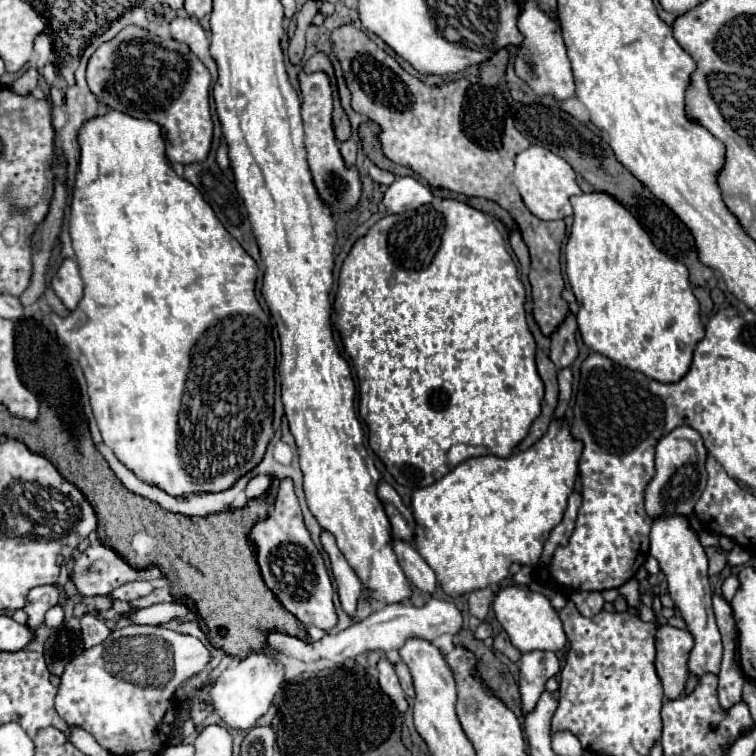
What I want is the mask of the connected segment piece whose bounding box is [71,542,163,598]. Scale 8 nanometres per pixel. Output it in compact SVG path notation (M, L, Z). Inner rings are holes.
M95 542L91 544L79 558L75 558L75 566L73 566L73 574L71 580L75 584L75 590L83 596L83 598L91 598L91 596L105 596L109 594L113 588L125 584L125 582L133 582L133 580L161 580L163 574L159 572L159 568L151 566L147 570L135 570L131 568L119 554L115 554L115 550Z

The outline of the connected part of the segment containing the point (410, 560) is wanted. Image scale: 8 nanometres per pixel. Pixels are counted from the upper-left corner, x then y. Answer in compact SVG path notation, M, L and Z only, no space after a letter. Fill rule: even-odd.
M393 540L393 550L397 554L397 560L407 576L407 580L417 586L423 592L433 592L437 586L435 572L429 568L429 564L421 558L421 554L415 550L411 542L405 540Z

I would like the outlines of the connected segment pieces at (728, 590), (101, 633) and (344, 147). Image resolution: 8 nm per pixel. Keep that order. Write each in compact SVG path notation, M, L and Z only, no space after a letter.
M729 576L729 578L723 582L723 598L729 602L729 600L735 596L737 588L739 588L739 578L737 578L737 576Z
M83 614L81 616L81 628L83 628L83 642L85 648L91 648L99 642L103 642L109 636L109 628L103 624L103 620L99 620L93 614Z
M355 140L341 142L341 154L343 154L345 162L351 166L355 162L355 156L357 156L357 142Z

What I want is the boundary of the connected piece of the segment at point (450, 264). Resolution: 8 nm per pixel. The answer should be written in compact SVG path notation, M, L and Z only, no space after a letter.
M437 198L433 206L421 206L419 210L409 210L405 214L391 214L379 220L367 236L359 238L351 248L347 260L343 262L339 274L339 290L333 302L335 329L341 334L345 352L349 354L359 382L359 414L369 428L369 446L377 458L385 464L387 472L411 490L431 486L457 464L477 458L477 456L499 456L507 458L527 436L533 420L541 414L543 402L543 380L535 366L535 340L525 322L525 288L517 276L515 262L505 248L503 236L495 224L479 210L467 206L465 202Z

